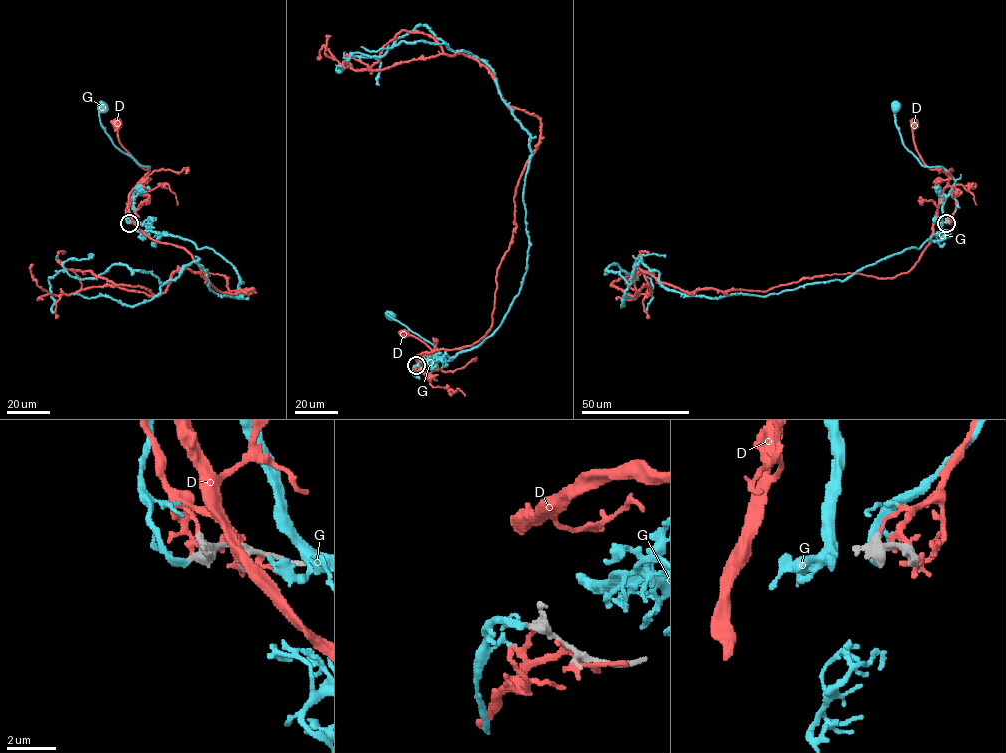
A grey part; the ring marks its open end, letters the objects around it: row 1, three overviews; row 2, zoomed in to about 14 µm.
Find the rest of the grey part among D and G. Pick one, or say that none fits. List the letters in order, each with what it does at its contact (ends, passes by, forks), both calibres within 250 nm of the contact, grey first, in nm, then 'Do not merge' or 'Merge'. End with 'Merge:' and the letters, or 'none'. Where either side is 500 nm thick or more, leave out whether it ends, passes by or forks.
D: It ends there. Thickness 280 nm (grey) against 140 nm. Do not merge
G: It ends there. Thickness 360 nm (grey) against 240 nm. Merge
Merge: G

